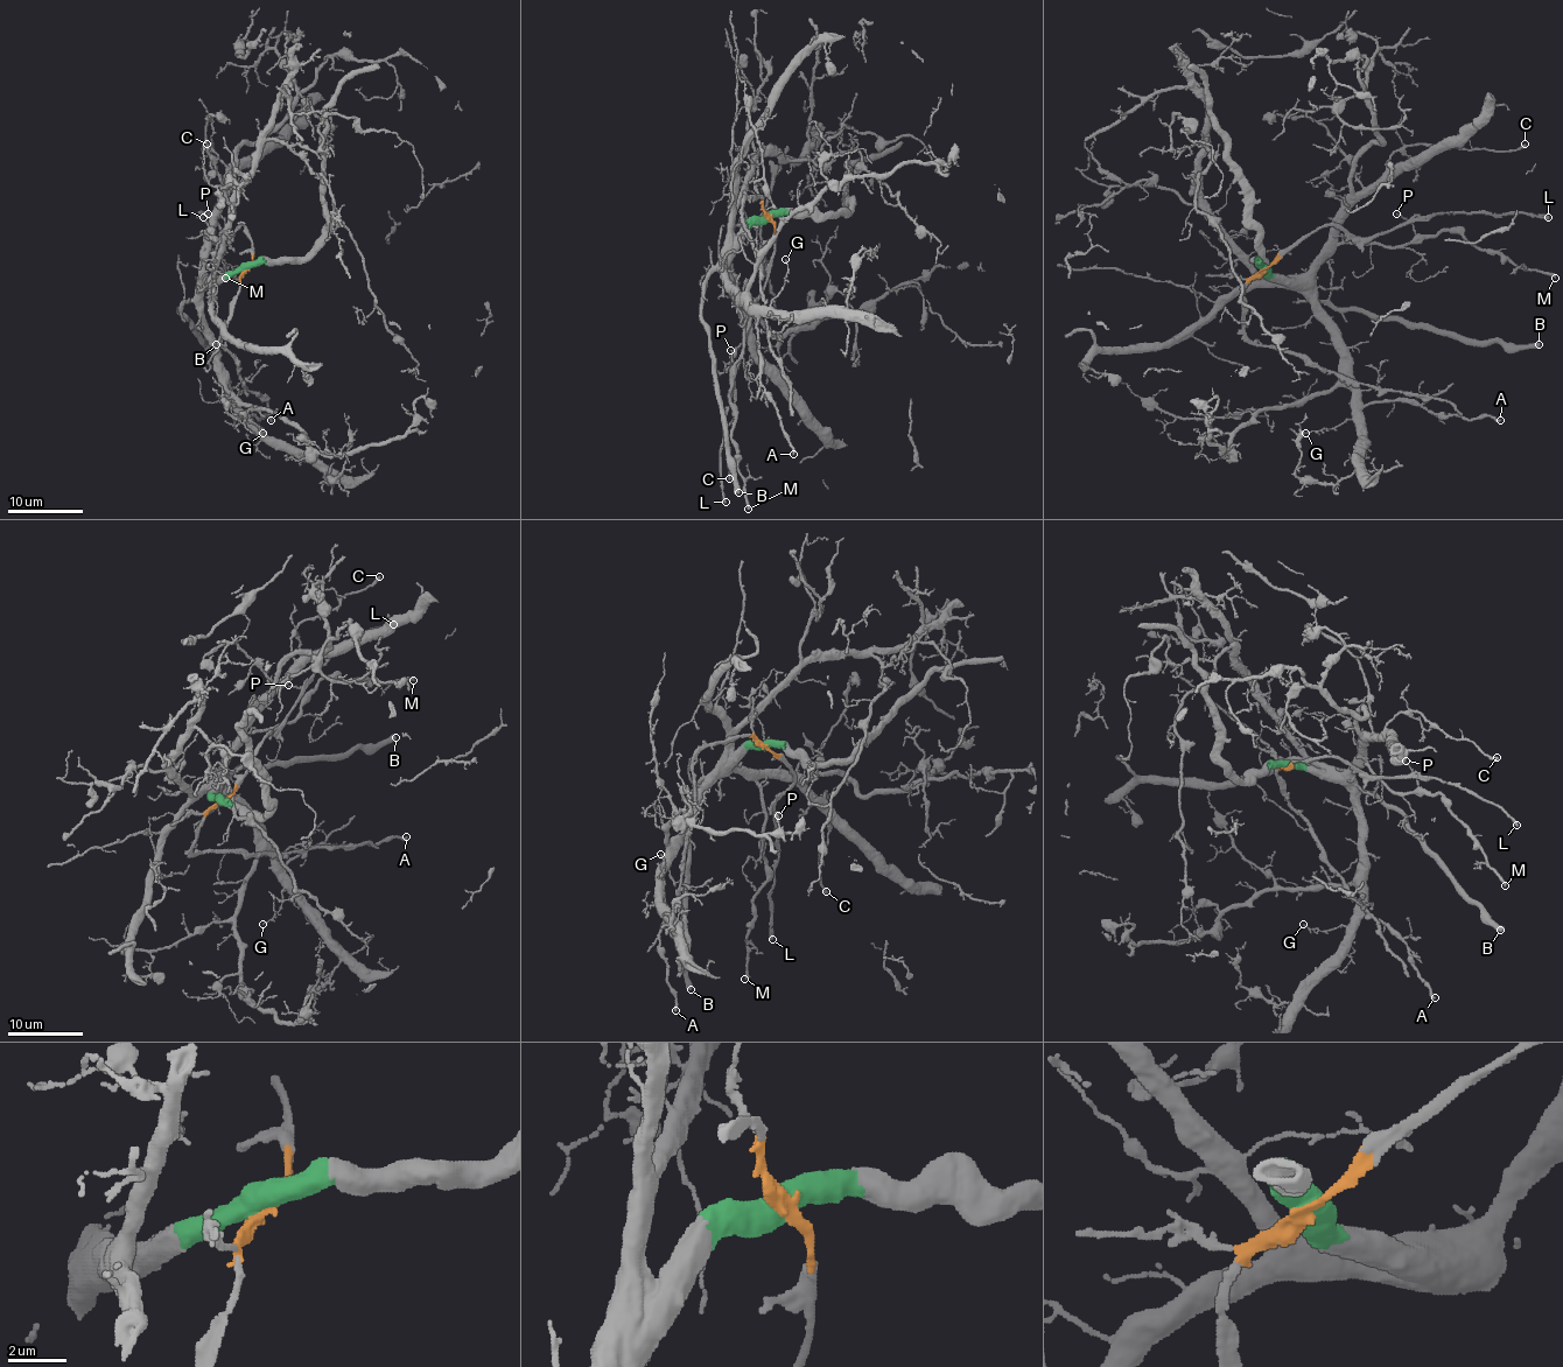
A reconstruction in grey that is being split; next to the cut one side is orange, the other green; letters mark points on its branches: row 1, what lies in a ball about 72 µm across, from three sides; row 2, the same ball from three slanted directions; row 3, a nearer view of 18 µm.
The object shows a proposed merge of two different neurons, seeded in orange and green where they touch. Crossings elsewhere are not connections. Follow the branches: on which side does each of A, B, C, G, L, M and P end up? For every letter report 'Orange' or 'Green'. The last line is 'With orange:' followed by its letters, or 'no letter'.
A: Green
B: Green
C: Green
G: Green
L: Orange
M: Green
P: Green
With orange: L

